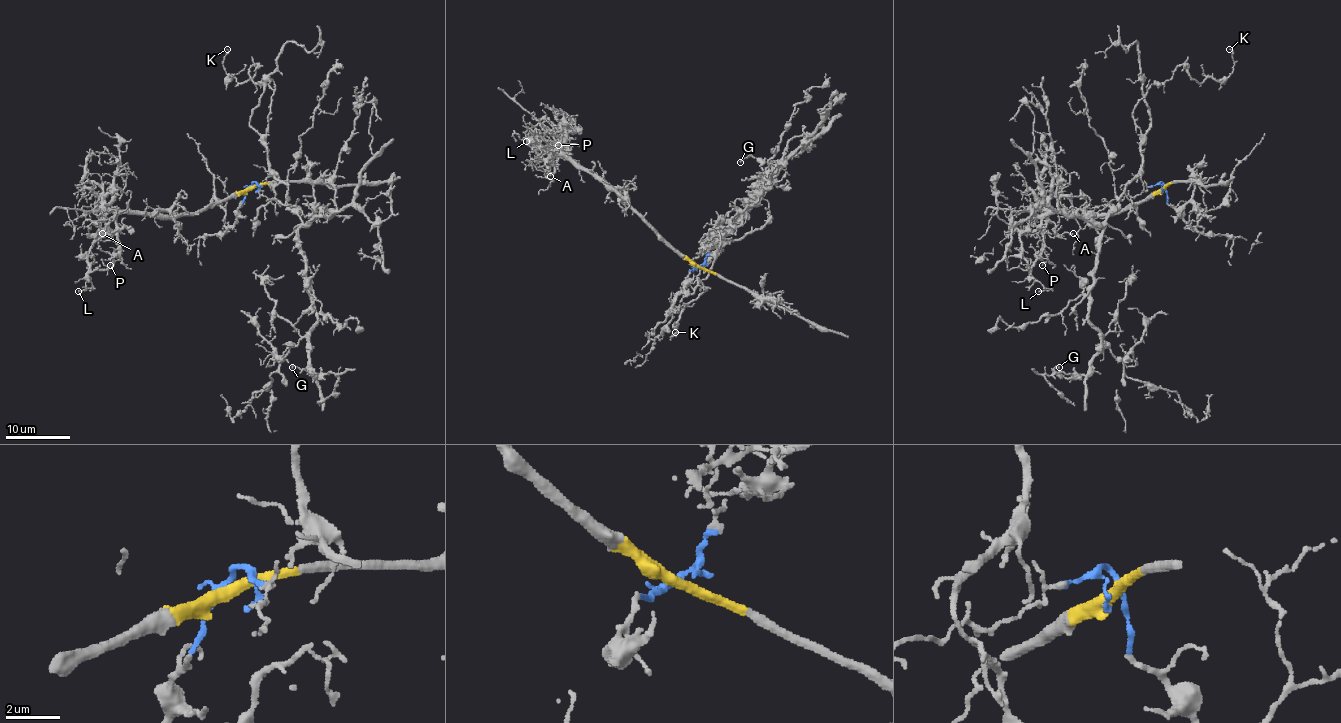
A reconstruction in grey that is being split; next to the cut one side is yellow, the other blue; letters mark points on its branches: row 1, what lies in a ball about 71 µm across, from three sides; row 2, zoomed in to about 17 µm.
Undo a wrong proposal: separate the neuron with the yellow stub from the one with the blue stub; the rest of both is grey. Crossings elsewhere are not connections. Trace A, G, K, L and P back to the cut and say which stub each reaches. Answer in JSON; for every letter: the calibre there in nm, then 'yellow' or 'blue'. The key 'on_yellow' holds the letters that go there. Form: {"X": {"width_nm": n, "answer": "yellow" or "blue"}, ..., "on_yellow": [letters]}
{"A": {"width_nm": 130, "answer": "yellow"}, "G": {"width_nm": 120, "answer": "blue"}, "K": {"width_nm": 100, "answer": "blue"}, "L": {"width_nm": 120, "answer": "yellow"}, "P": {"width_nm": 110, "answer": "yellow"}, "on_yellow": ["A", "L", "P"]}

